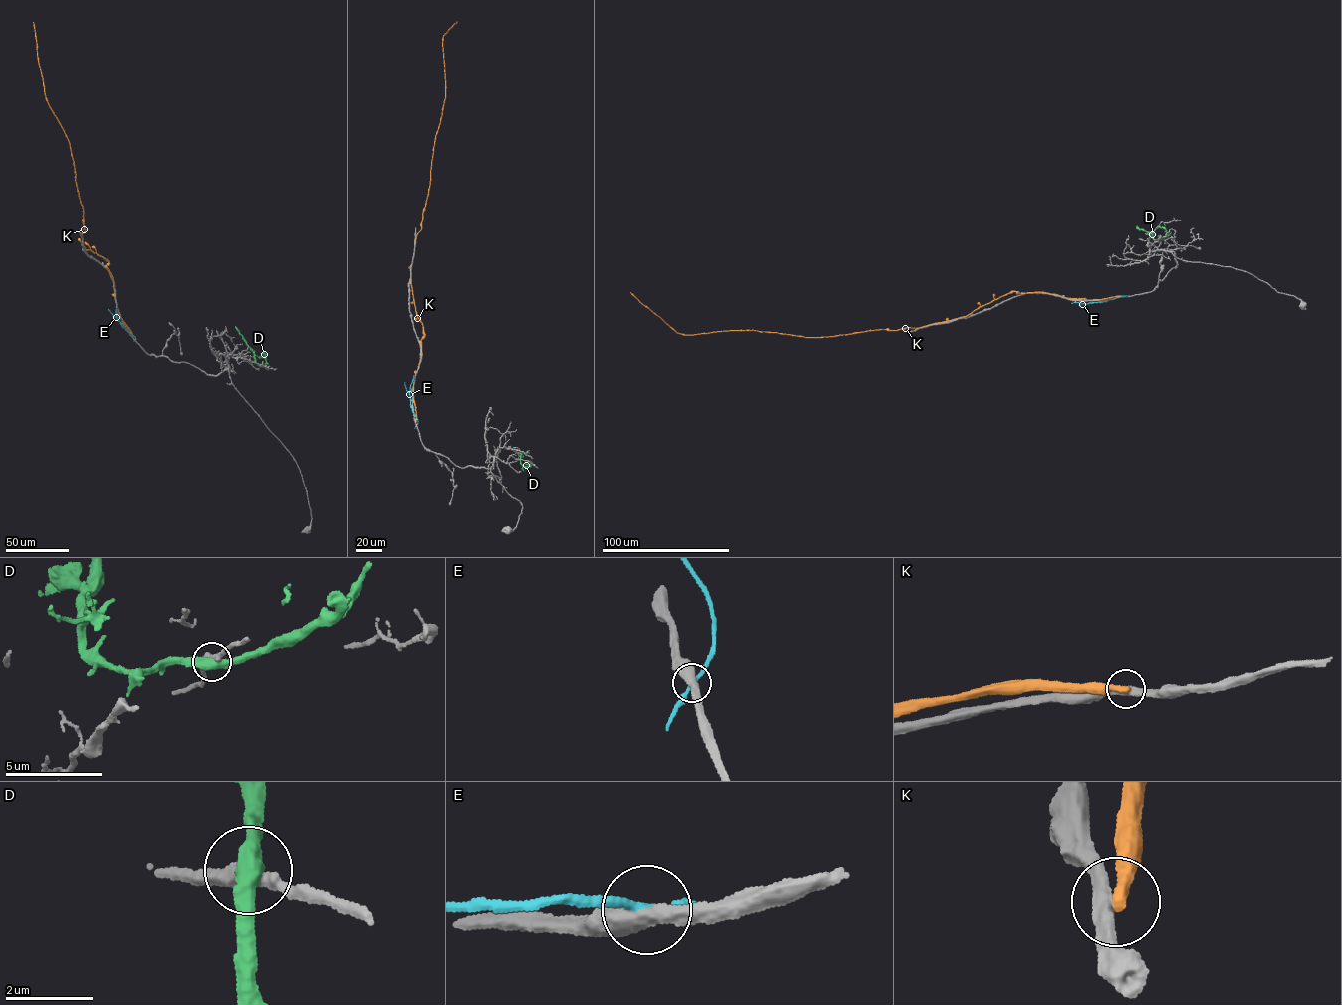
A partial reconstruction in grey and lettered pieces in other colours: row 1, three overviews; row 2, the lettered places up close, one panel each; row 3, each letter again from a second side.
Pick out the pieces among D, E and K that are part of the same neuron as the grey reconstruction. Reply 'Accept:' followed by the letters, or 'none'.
Accept: none

